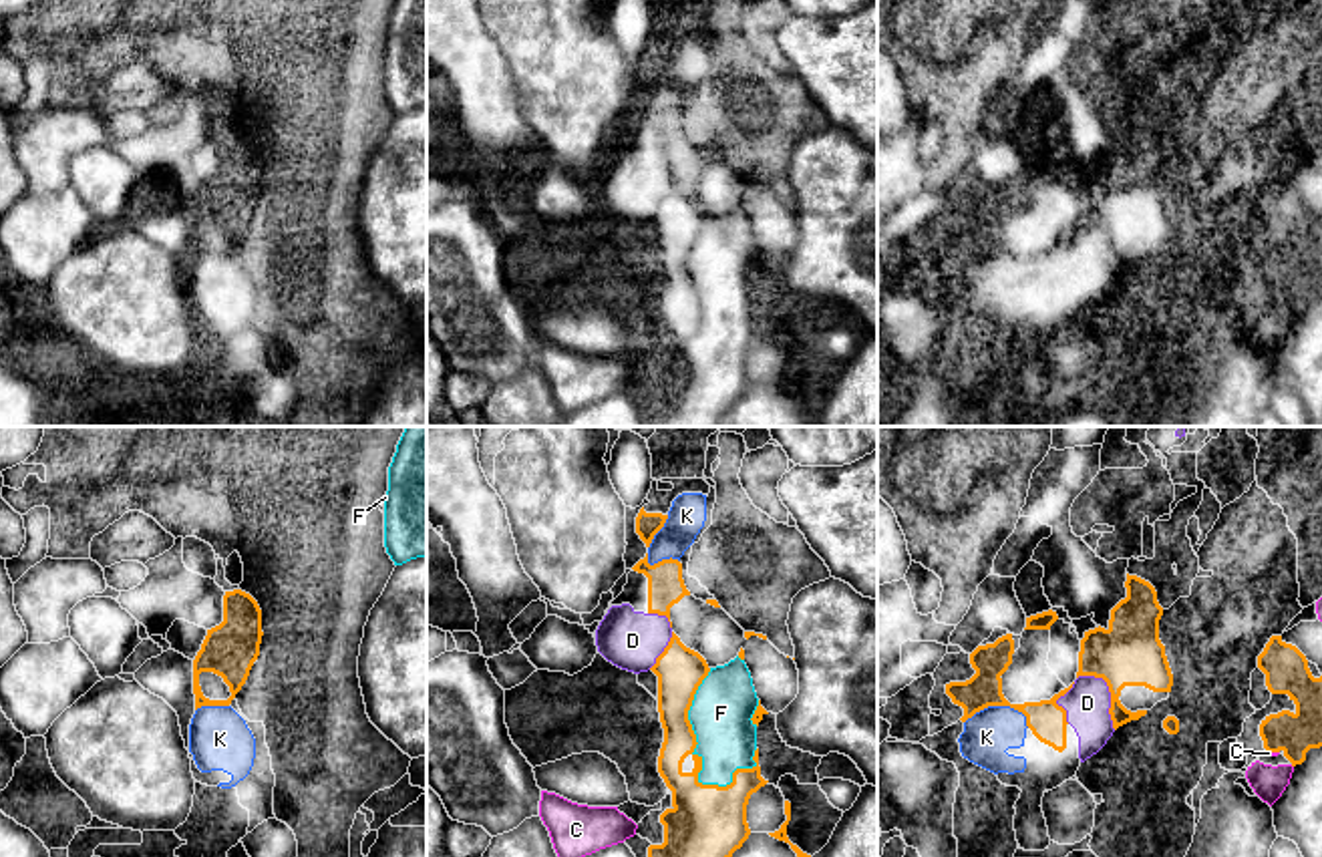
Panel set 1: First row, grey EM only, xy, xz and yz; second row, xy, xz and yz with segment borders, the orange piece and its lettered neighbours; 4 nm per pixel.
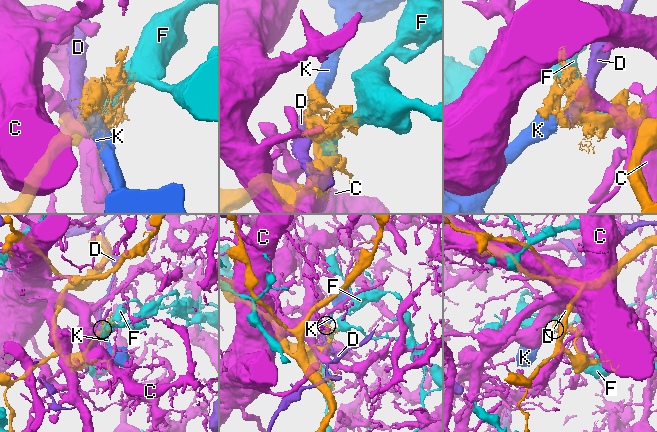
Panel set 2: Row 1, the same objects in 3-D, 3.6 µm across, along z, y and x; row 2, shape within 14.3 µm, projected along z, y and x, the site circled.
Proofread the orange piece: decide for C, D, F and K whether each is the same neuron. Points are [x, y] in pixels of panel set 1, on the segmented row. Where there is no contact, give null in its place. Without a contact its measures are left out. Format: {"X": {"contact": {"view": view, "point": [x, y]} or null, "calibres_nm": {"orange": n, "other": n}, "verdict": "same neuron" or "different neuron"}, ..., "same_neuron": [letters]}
{"C": {"contact": {"view": "yz", "point": [1274, 751]}, "calibres_nm": {"orange": 160, "other": 20}, "verdict": "different neuron"}, "D": {"contact": {"view": "yz", "point": [1109, 691]}, "calibres_nm": {"orange": 260, "other": 180}, "verdict": "different neuron"}, "F": {"contact": {"view": "xz", "point": [695, 737]}, "calibres_nm": {"orange": 180, "other": 240}, "verdict": "different neuron"}, "K": {"contact": {"view": "yz", "point": [1001, 705]}, "calibres_nm": {"orange": 150, "other": 200}, "verdict": "different neuron"}, "same_neuron": []}

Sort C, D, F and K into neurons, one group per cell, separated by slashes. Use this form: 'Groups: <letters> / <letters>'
Groups: C / D K / F

